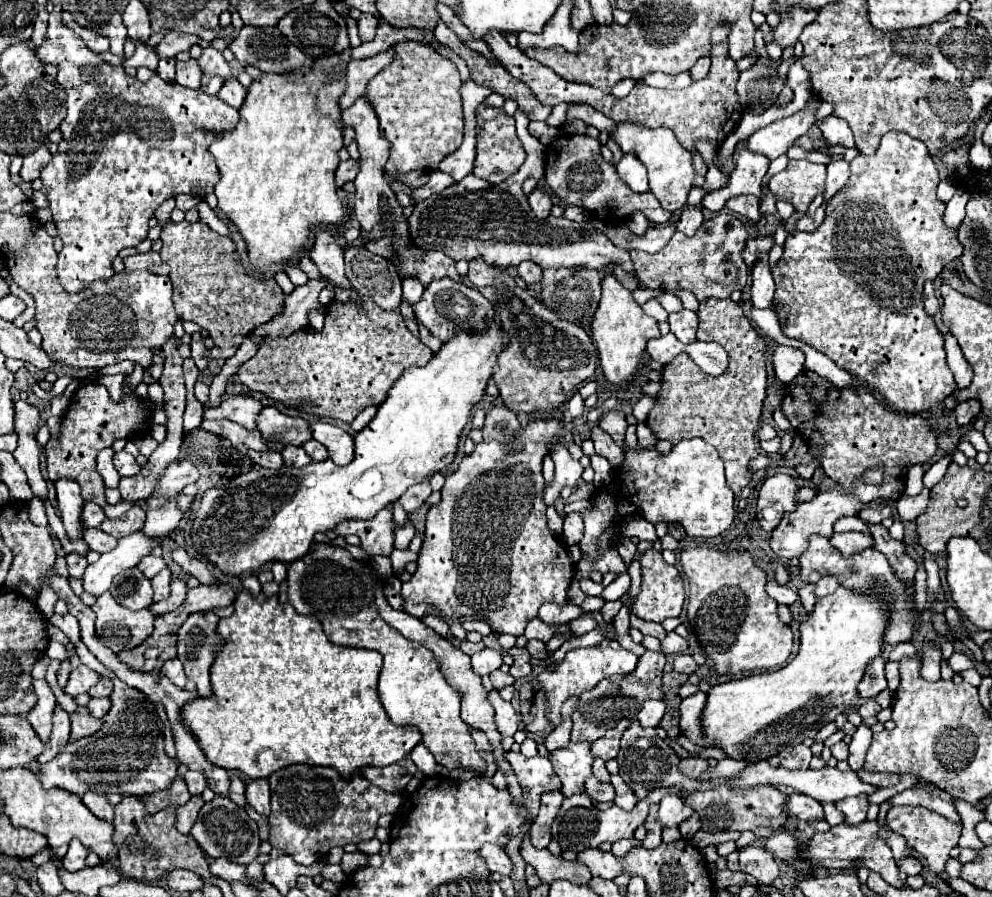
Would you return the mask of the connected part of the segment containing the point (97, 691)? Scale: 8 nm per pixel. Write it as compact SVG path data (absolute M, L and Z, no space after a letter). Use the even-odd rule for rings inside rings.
M101 678L101 680L99 680L99 684L97 684L97 686L93 686L93 688L89 690L89 694L91 694L91 696L95 696L95 698L99 698L99 696L109 696L109 694L111 694L111 690L113 690L111 680L109 680L109 678Z

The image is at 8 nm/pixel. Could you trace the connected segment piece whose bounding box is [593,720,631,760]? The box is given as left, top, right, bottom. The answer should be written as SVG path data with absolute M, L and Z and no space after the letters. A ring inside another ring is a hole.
M631 720L619 722L619 726L615 726L615 730L609 730L603 738L599 738L597 744L595 744L595 748L593 748L593 754L595 754L595 756L601 756L603 760L615 758L617 752L619 752L621 734L623 734L623 730L629 726L629 722L631 722Z

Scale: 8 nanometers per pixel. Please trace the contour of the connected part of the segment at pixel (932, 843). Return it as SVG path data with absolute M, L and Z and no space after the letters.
M893 806L889 816L889 826L893 832L899 832L901 836L905 836L907 846L915 848L915 852L919 854L919 858L935 872L943 872L945 870L945 862L950 858L950 850L958 845L961 836L962 826L955 824L953 820L947 820L945 816L931 812L927 808L913 808L913 806Z

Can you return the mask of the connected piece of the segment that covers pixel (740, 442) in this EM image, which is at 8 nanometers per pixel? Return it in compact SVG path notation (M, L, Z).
M731 298L727 300L703 300L697 310L699 325L697 339L717 342L729 354L729 366L721 376L709 376L687 356L679 354L673 362L665 364L661 392L655 398L655 406L647 416L647 426L655 432L659 440L669 440L677 444L689 438L703 438L711 444L725 462L727 484L733 492L739 492L751 482L747 464L757 456L755 432L759 426L761 406L767 388L767 368L765 368L765 338L751 326L749 318L743 314L741 306Z

